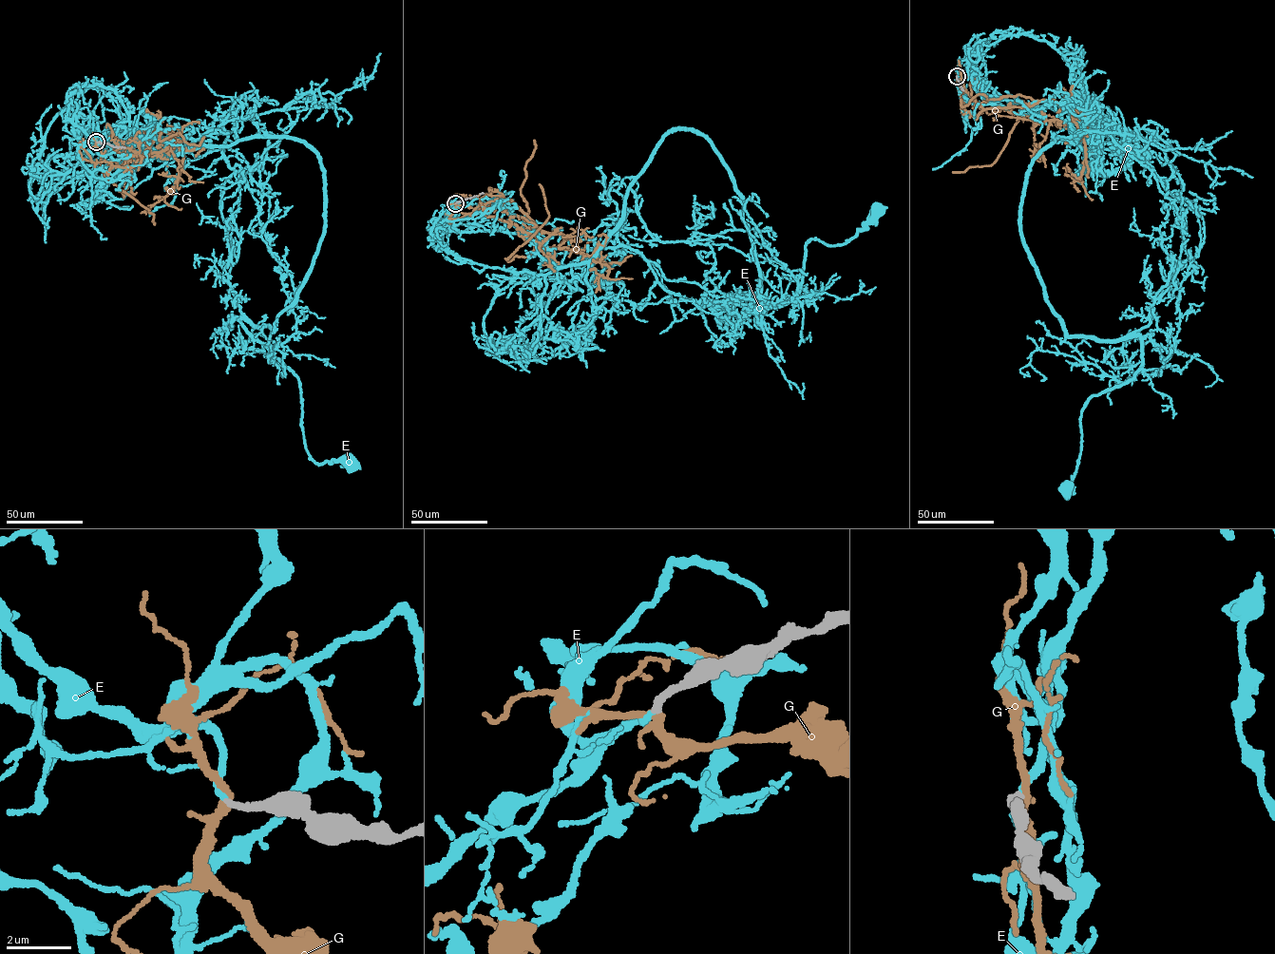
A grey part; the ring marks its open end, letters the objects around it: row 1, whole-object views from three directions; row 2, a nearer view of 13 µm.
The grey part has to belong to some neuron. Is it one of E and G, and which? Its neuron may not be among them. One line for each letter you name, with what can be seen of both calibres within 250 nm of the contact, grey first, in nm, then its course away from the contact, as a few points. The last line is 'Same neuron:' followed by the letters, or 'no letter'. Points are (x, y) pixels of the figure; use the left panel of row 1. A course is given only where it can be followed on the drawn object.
E: 220/200 nm | via (96, 142), (72, 122), (161, 158), (222, 126), (287, 272), (295, 333), (266, 344), (305, 448), (351, 462)
Same neuron: E

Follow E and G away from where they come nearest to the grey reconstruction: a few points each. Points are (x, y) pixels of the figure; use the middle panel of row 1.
E: (455, 204), (434, 224), (562, 266), (606, 238), (754, 314), (817, 298), (793, 296), (807, 243), (876, 212)
G: (455, 204), (475, 209), (511, 199), (534, 222), (539, 230), (534, 249), (508, 261), (548, 217), (539, 184)

